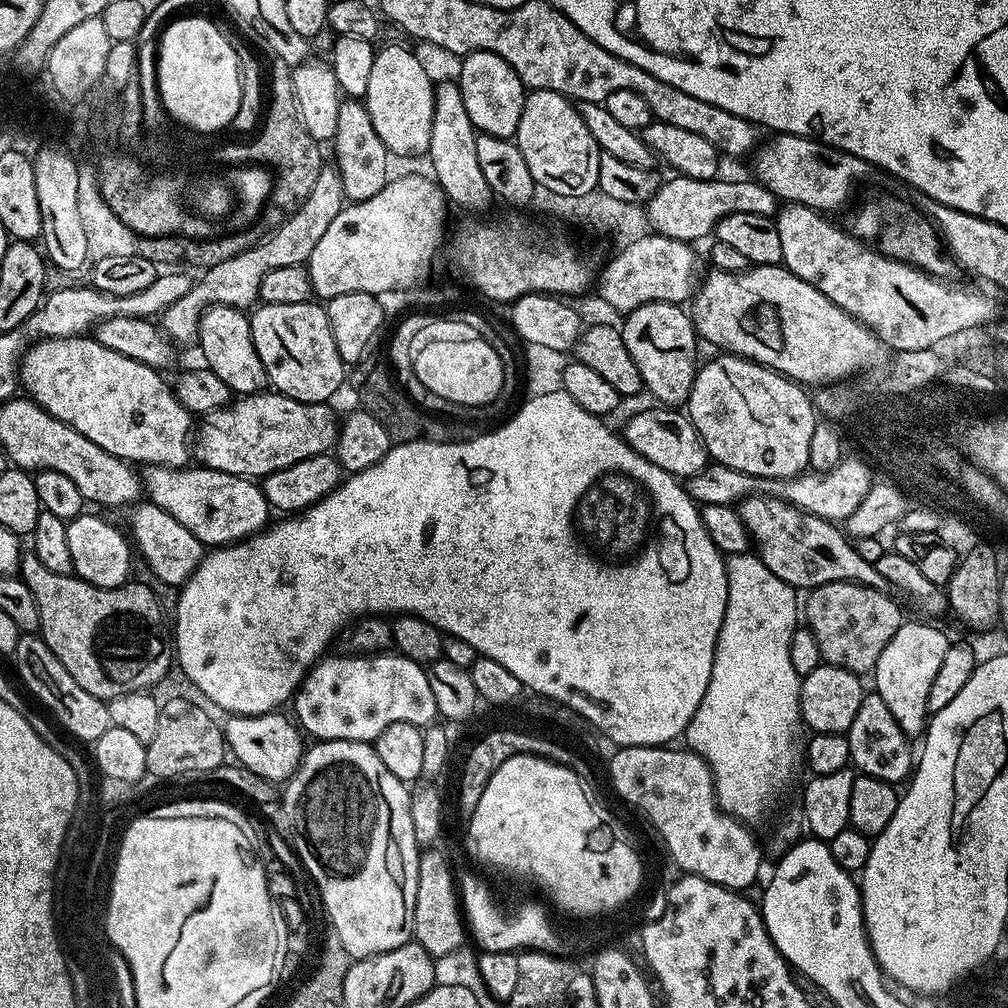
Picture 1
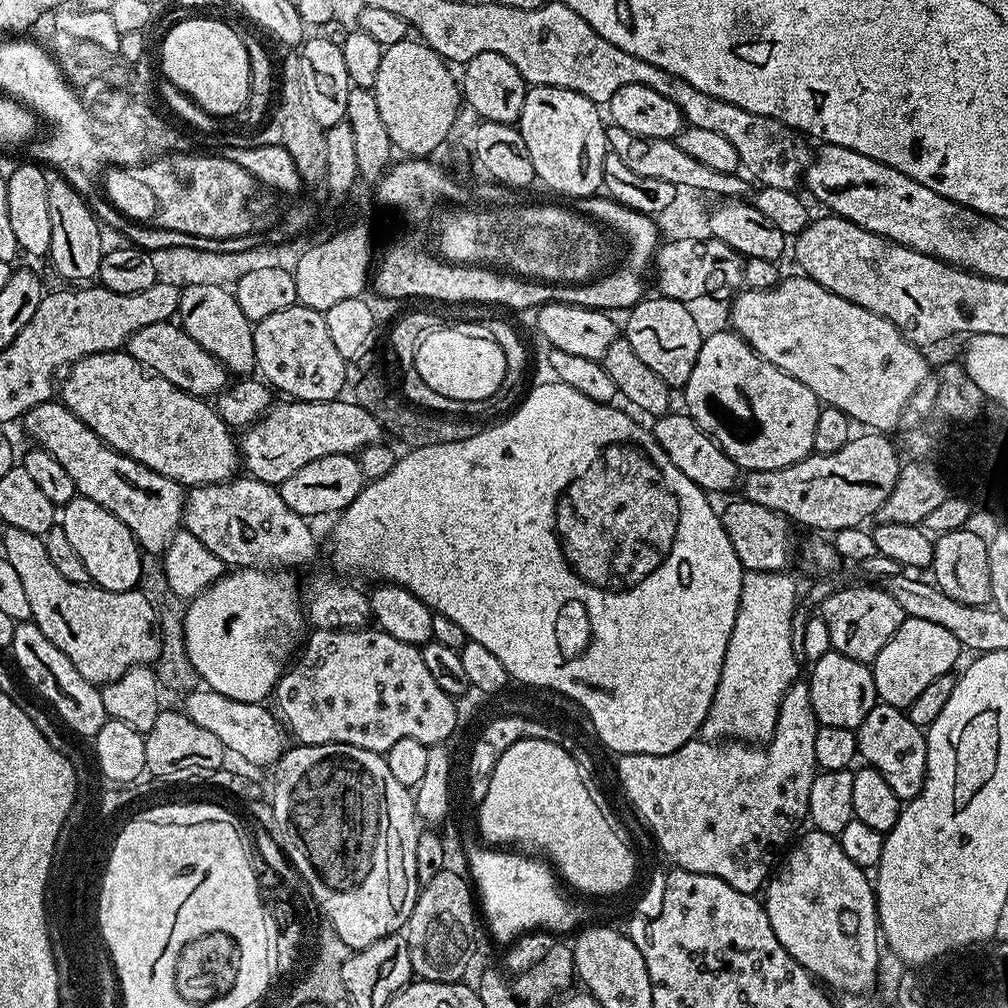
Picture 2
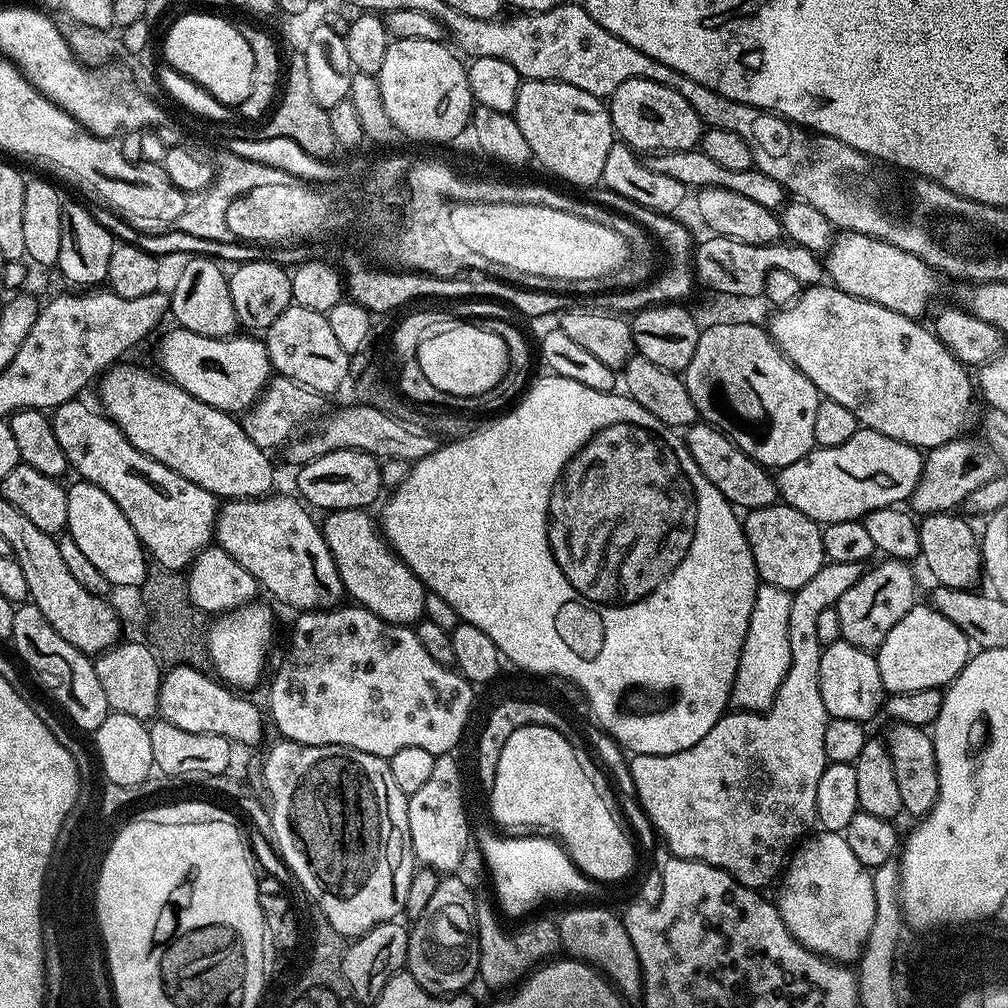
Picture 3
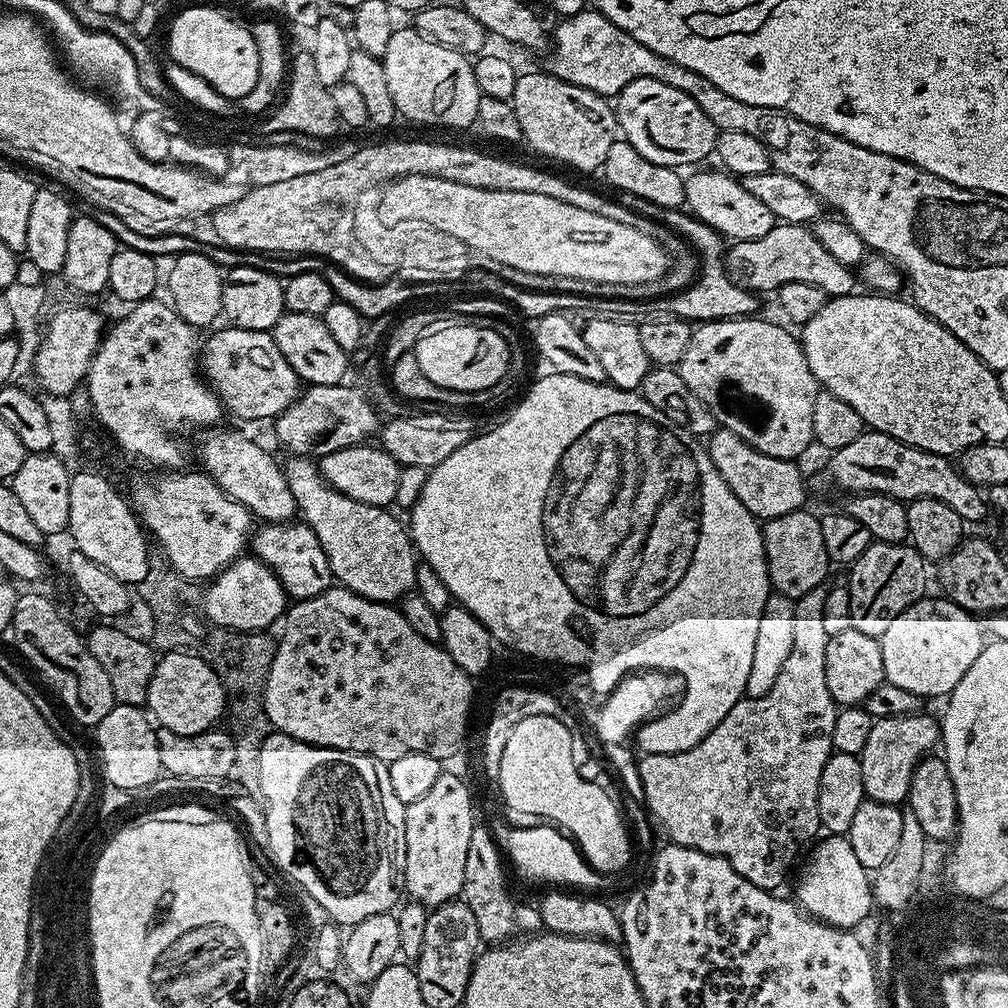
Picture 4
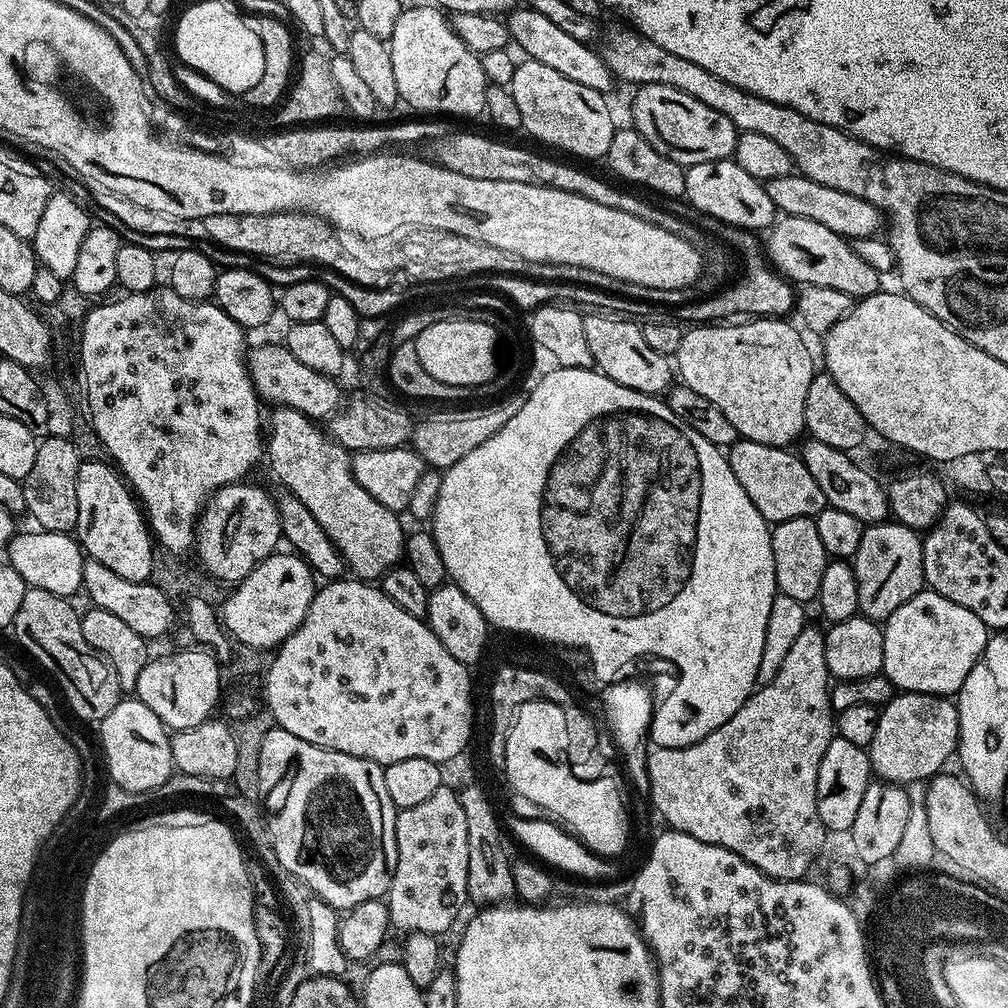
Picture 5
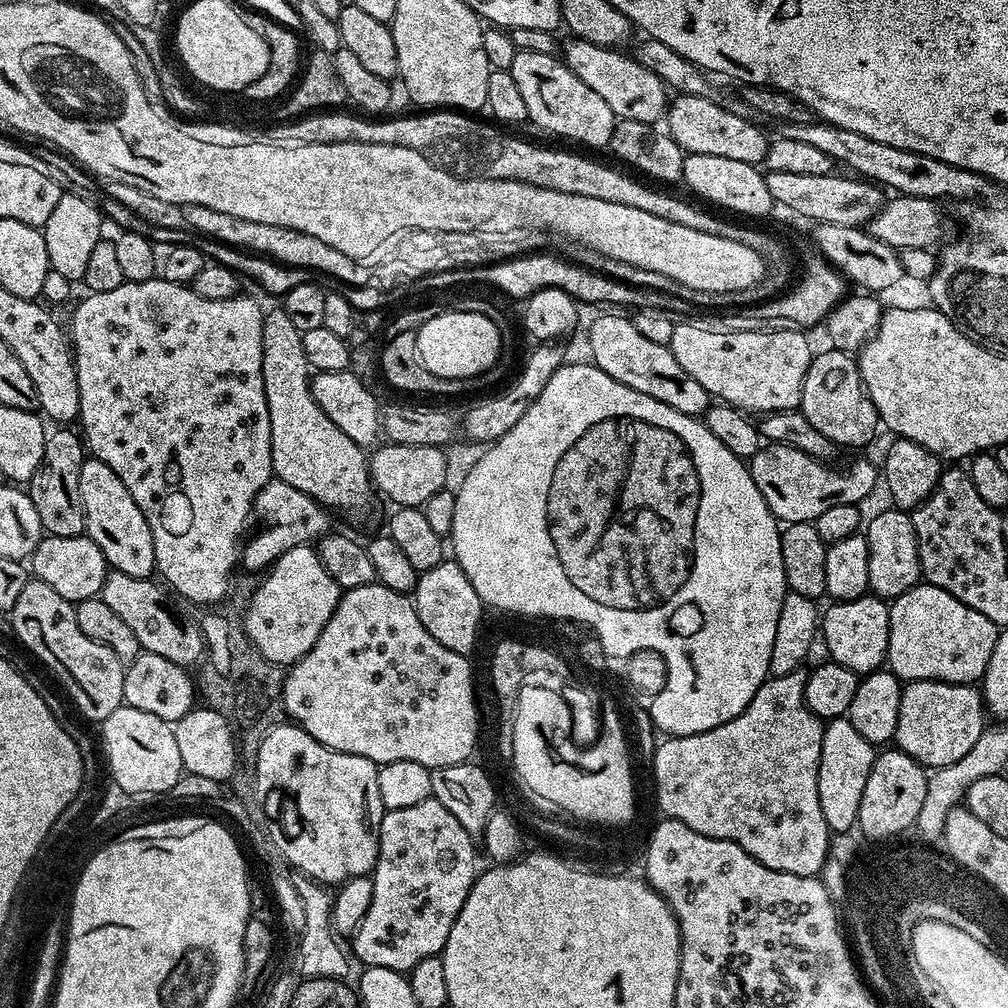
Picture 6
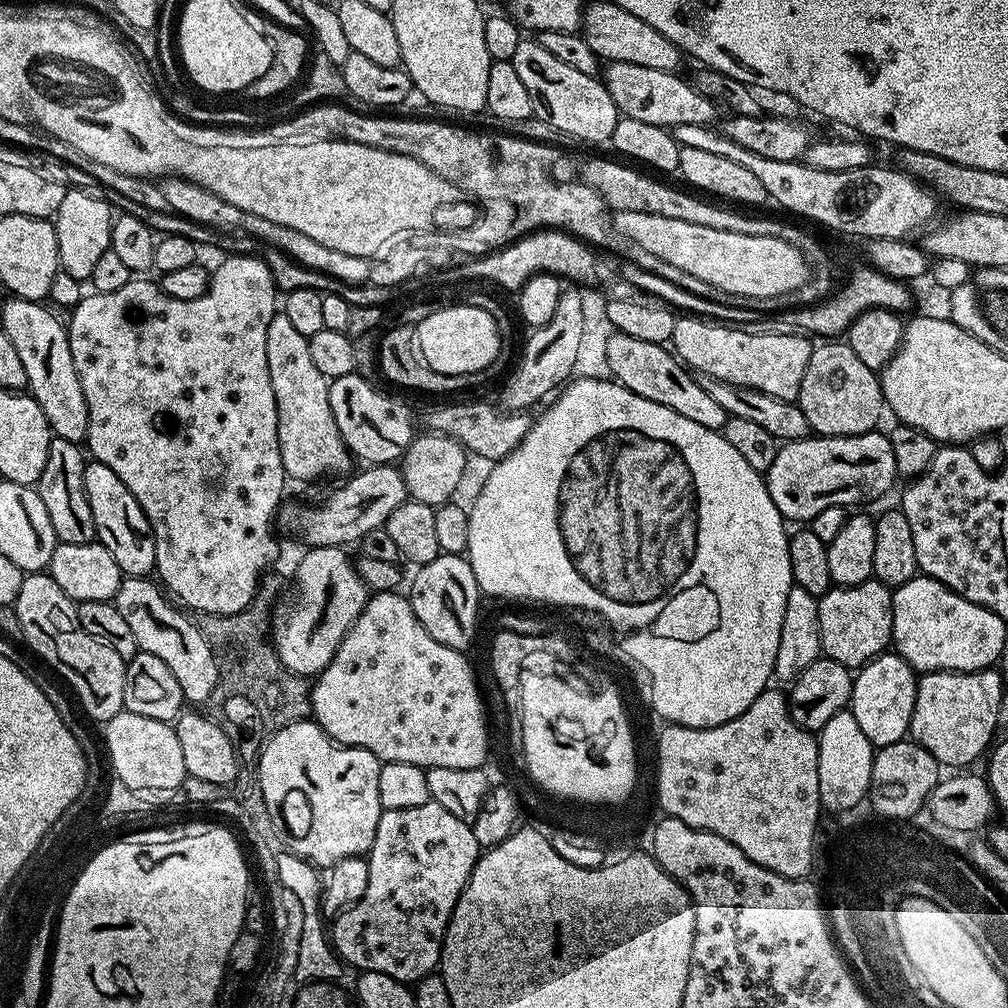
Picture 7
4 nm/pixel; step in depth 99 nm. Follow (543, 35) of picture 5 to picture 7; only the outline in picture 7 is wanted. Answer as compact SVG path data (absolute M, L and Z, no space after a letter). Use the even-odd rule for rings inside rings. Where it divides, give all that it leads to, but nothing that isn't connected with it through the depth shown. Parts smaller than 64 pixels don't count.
M611 62L605 68L602 83L621 117L638 118L638 122L650 122L659 128L674 130L680 124L707 125L708 119L718 111L713 101L697 92L689 81L687 84L682 77L676 76L675 71L634 66L634 62Z

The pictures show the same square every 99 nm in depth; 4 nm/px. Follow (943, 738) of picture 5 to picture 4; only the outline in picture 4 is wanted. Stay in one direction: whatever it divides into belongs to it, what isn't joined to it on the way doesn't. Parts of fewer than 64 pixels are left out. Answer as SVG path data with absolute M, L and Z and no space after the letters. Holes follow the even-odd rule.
M917 714L914 716L895 716L873 720L870 735L866 738L866 746L860 751L862 766L862 786L864 795L874 802L903 805L908 798L910 778L914 774L916 764L937 747L941 739L940 724L932 716Z

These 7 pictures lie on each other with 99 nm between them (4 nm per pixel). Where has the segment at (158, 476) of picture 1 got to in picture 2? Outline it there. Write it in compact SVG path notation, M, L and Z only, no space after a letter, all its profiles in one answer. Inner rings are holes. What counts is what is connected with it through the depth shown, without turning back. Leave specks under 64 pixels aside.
M236 476L230 480L224 480L222 483L195 485L194 487L191 487L189 492L185 495L184 518L182 524L185 528L185 531L194 534L194 536L197 537L208 550L213 551L218 558L222 559L226 566L232 568L264 568L267 566L278 565L288 568L292 566L290 564L296 563L298 558L302 560L310 560L316 554L316 540L311 528L308 526L309 521L305 517L298 515L296 511L290 509L290 506L286 505L286 502L284 502L282 499L279 489L275 485L264 483L261 480L254 480L249 476Z

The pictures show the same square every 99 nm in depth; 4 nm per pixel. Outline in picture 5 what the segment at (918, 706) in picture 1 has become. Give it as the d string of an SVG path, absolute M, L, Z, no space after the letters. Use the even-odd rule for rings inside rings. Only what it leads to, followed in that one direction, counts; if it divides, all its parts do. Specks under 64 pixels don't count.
M925 590L919 592L910 602L898 606L888 620L883 621L884 629L884 667L883 675L888 677L893 689L900 692L921 692L931 696L951 697L959 693L962 682L966 682L966 674L981 656L988 644L990 629L966 606L958 606L958 602L950 602L950 598L942 598L942 594Z

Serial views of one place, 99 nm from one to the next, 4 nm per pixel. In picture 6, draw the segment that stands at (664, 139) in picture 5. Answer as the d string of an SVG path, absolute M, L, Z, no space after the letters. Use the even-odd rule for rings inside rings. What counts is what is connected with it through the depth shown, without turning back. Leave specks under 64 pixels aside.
M677 95L669 103L666 109L666 131L679 148L688 154L714 154L718 158L734 158L734 162L746 162L747 164L763 165L766 158L766 150L770 143L769 137L764 137L764 132L756 124L751 124L748 116L730 114L730 110L722 110L714 102L710 102L701 96Z

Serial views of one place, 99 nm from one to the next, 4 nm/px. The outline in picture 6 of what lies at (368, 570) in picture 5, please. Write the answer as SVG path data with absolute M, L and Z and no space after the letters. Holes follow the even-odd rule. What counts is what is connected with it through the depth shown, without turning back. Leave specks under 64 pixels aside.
M276 306L272 309L269 307L264 314L264 321L262 322L262 382L266 390L266 406L270 410L270 446L272 447L272 471L275 479L294 486L294 490L302 490L302 494L314 498L316 503L325 510L337 508L338 511L345 512L348 516L362 515L367 510L372 496L374 497L374 485L370 479L369 457L366 455L365 449L354 443L338 426L334 426L334 422L330 422L330 418L326 418L326 410L322 410L322 406L318 406L318 402L314 402L308 359L302 350L302 333L298 330L298 326L294 326L294 322L290 322L290 317L282 306Z

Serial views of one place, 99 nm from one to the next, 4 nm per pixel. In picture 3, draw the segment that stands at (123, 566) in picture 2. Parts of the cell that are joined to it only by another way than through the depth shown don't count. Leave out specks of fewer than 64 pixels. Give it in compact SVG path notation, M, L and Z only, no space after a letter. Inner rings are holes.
M80 480L68 488L66 532L74 538L74 542L78 542L82 554L94 562L95 568L102 573L102 578L108 580L109 585L116 587L117 584L120 588L136 590L148 577L150 564L138 534L134 534L134 526L130 526L126 514L118 510L118 502L114 502L106 490L94 486L88 480Z

